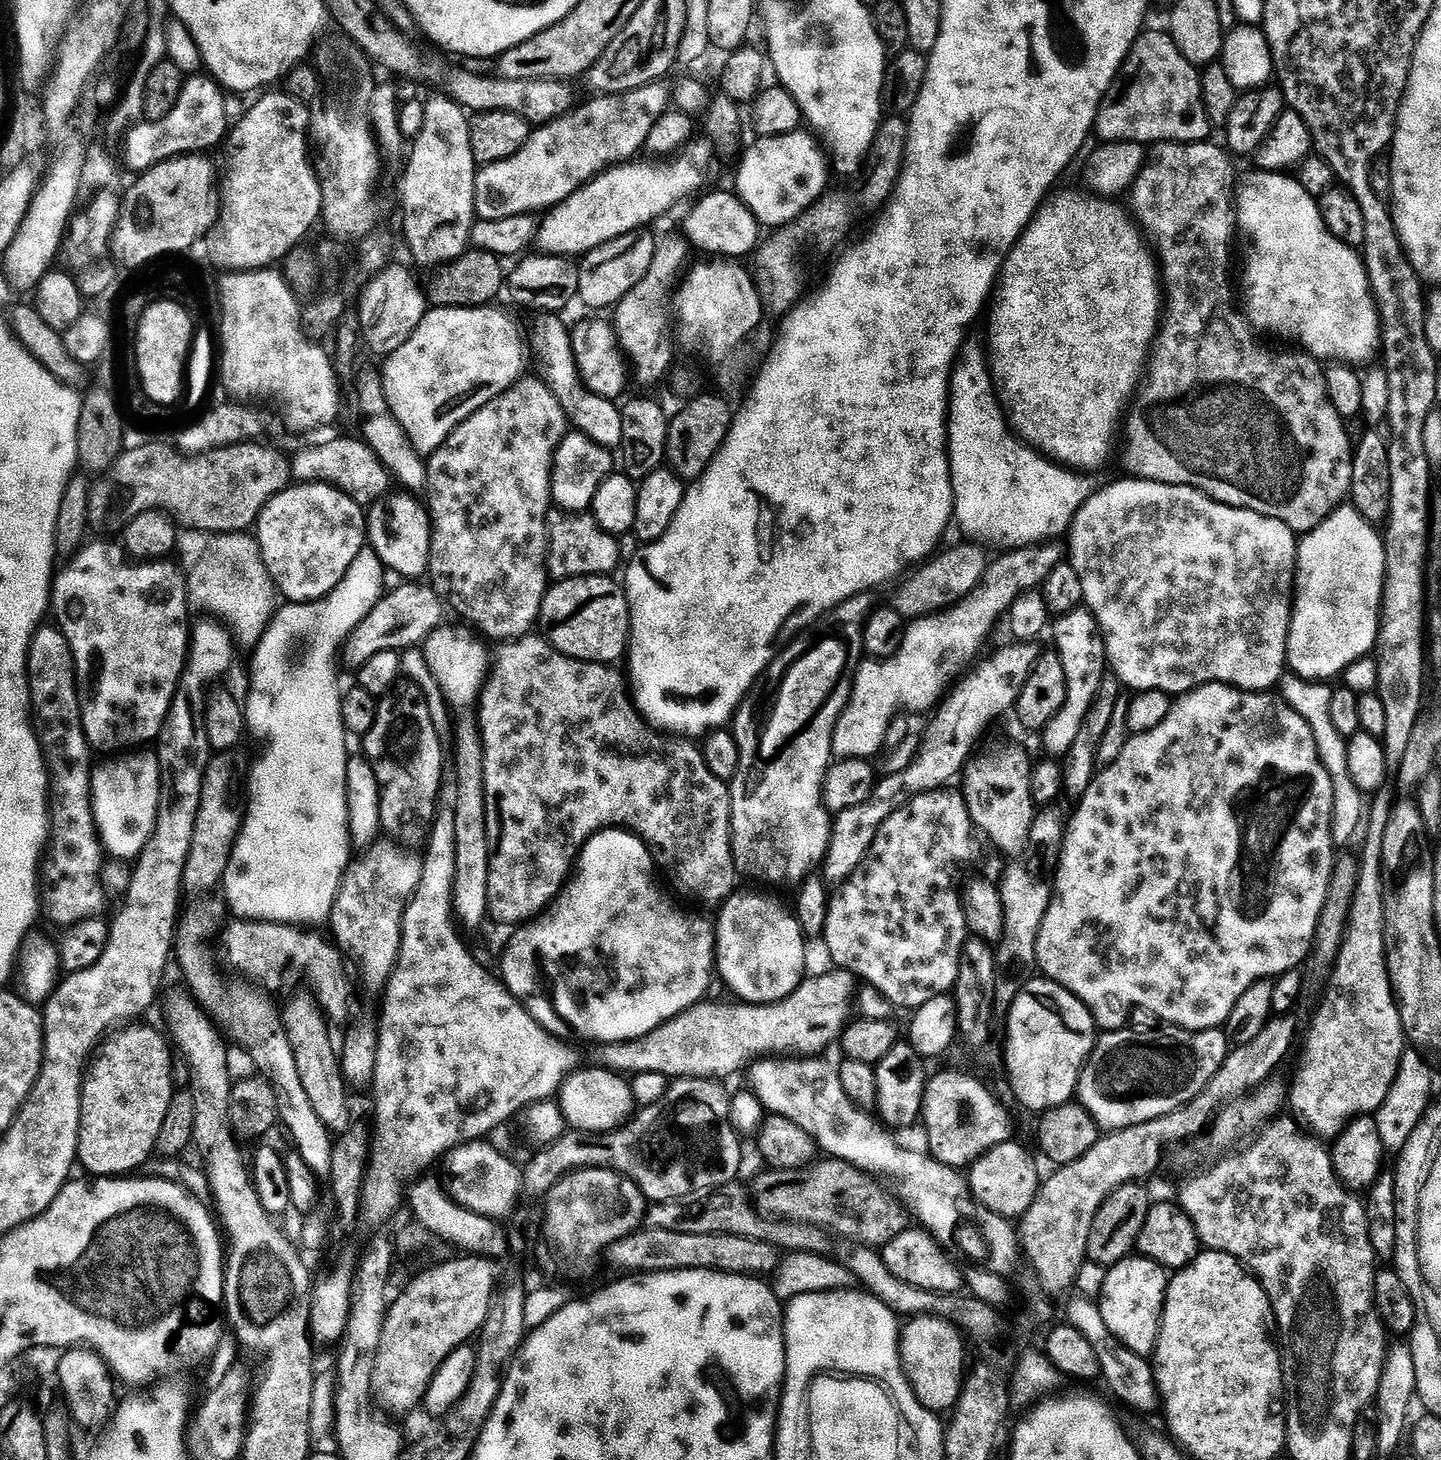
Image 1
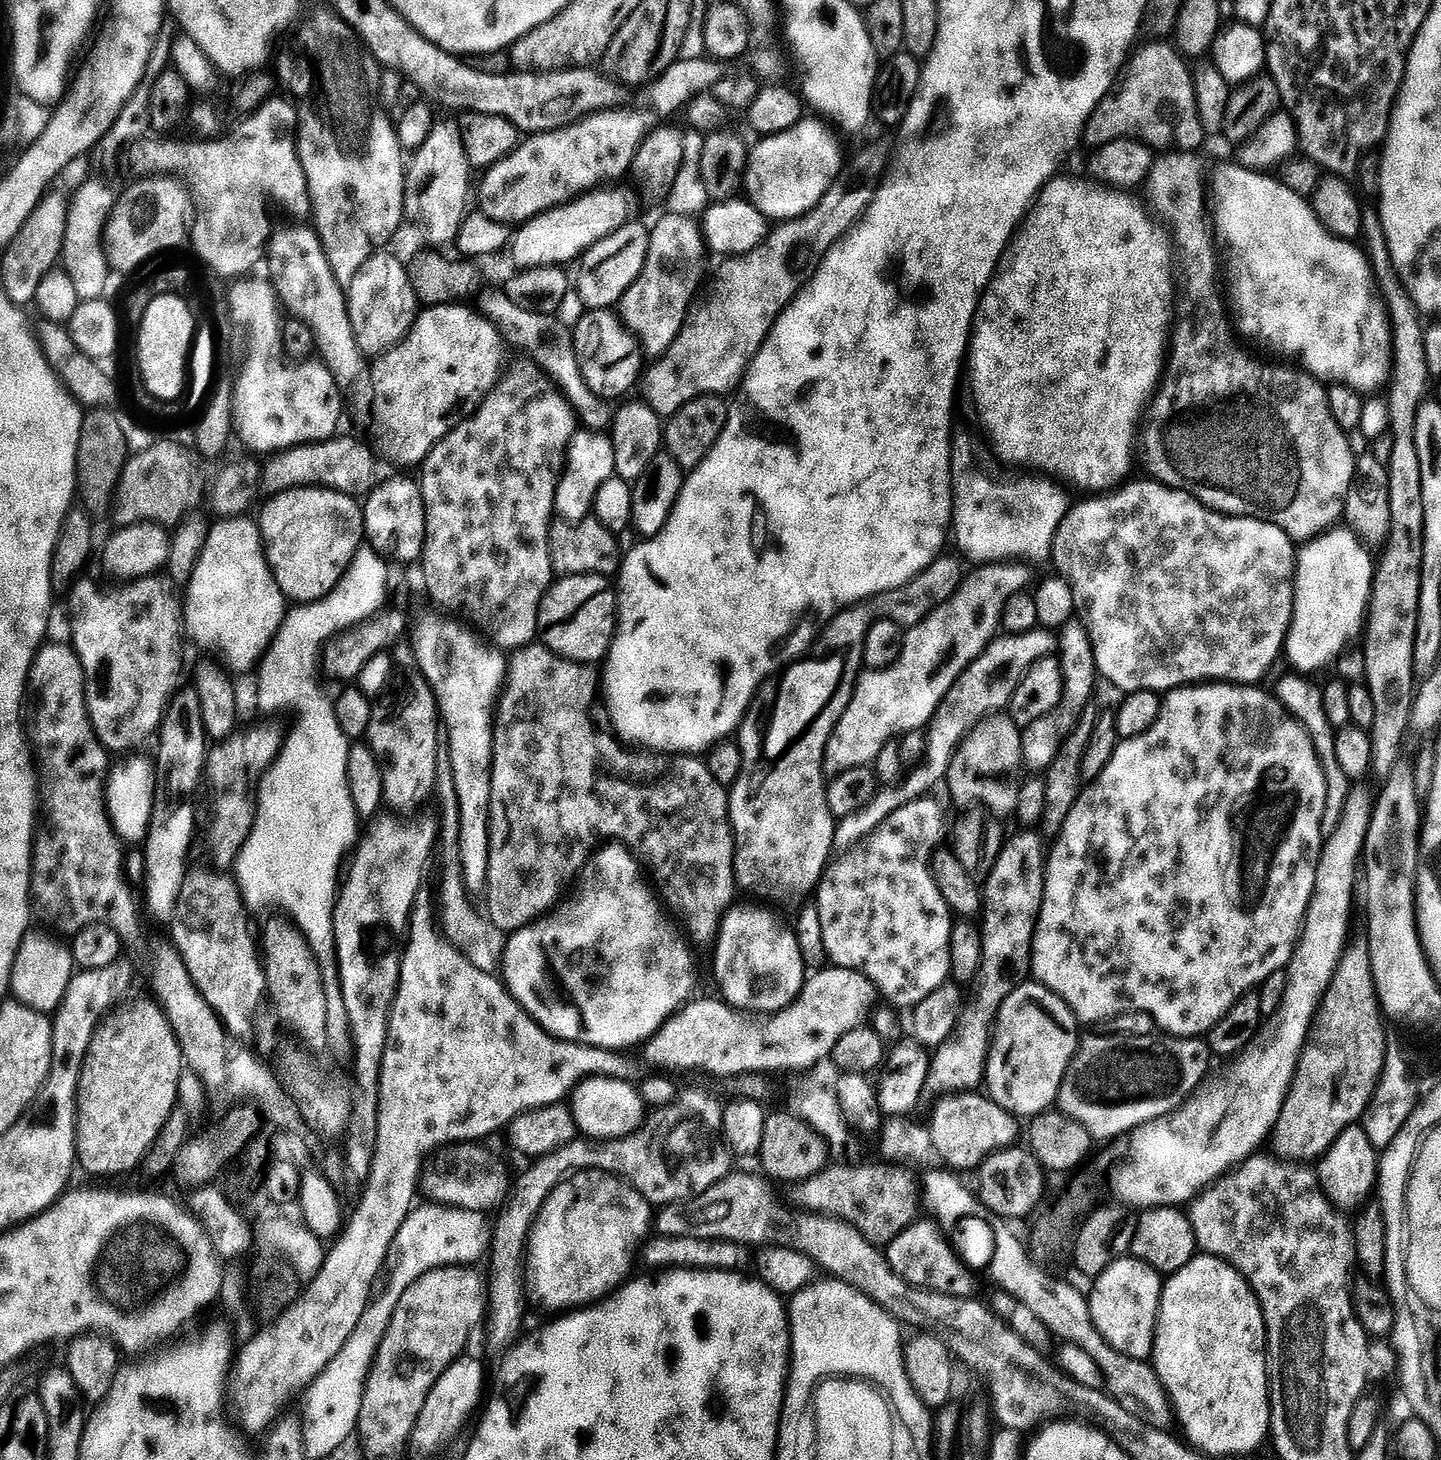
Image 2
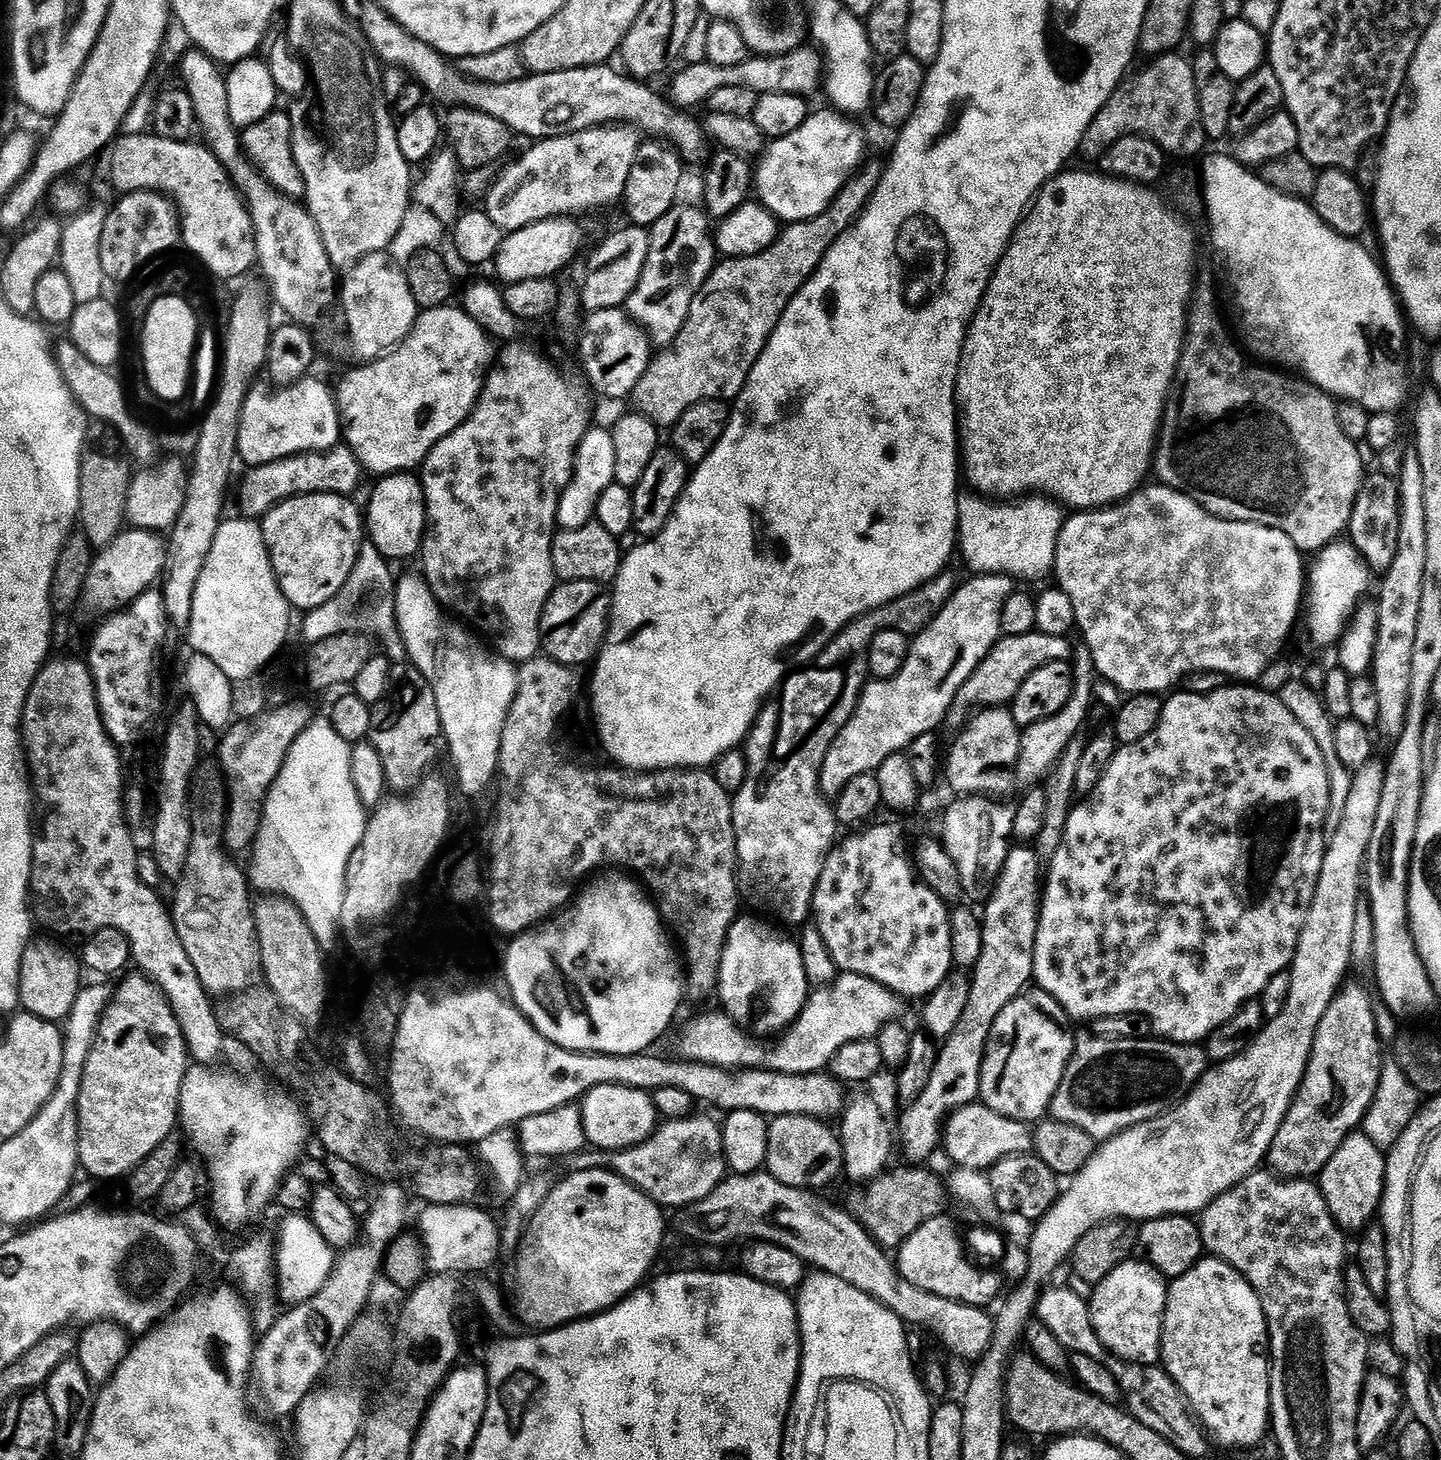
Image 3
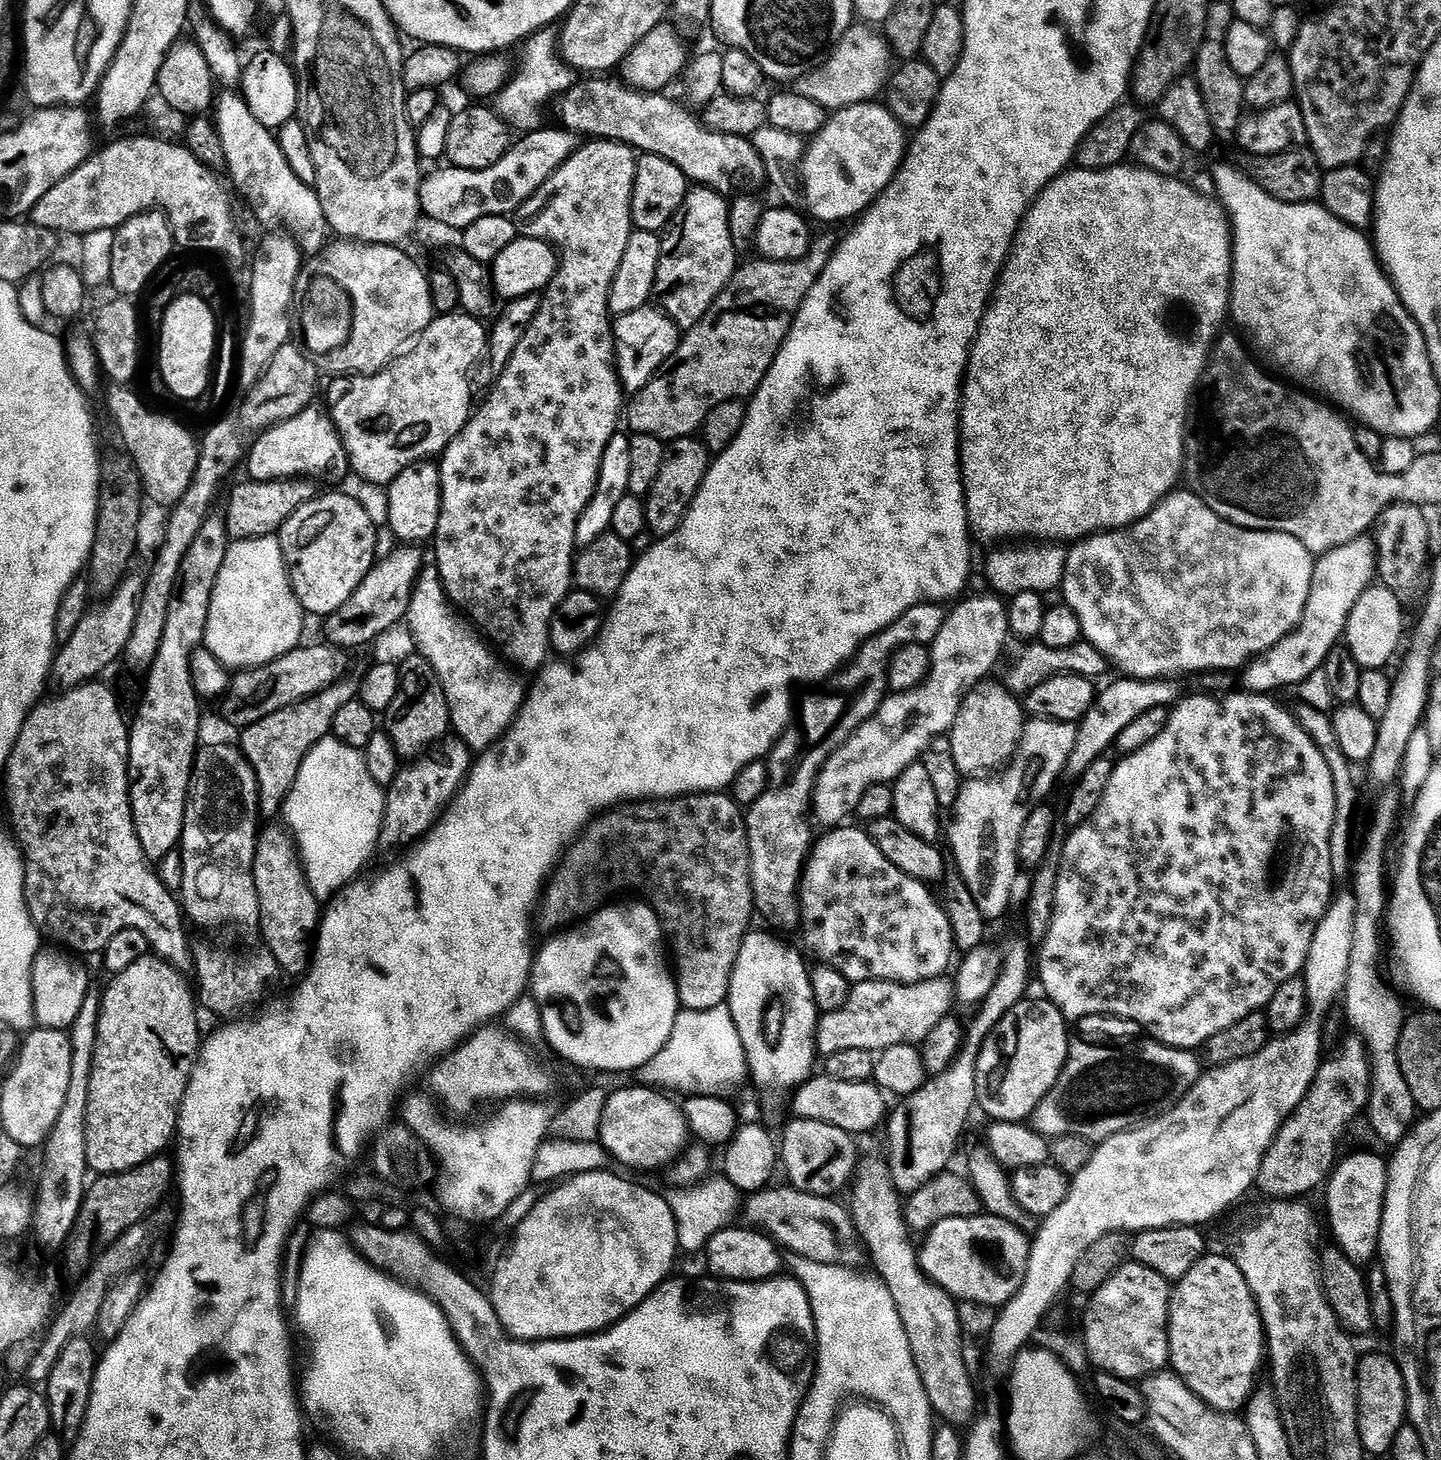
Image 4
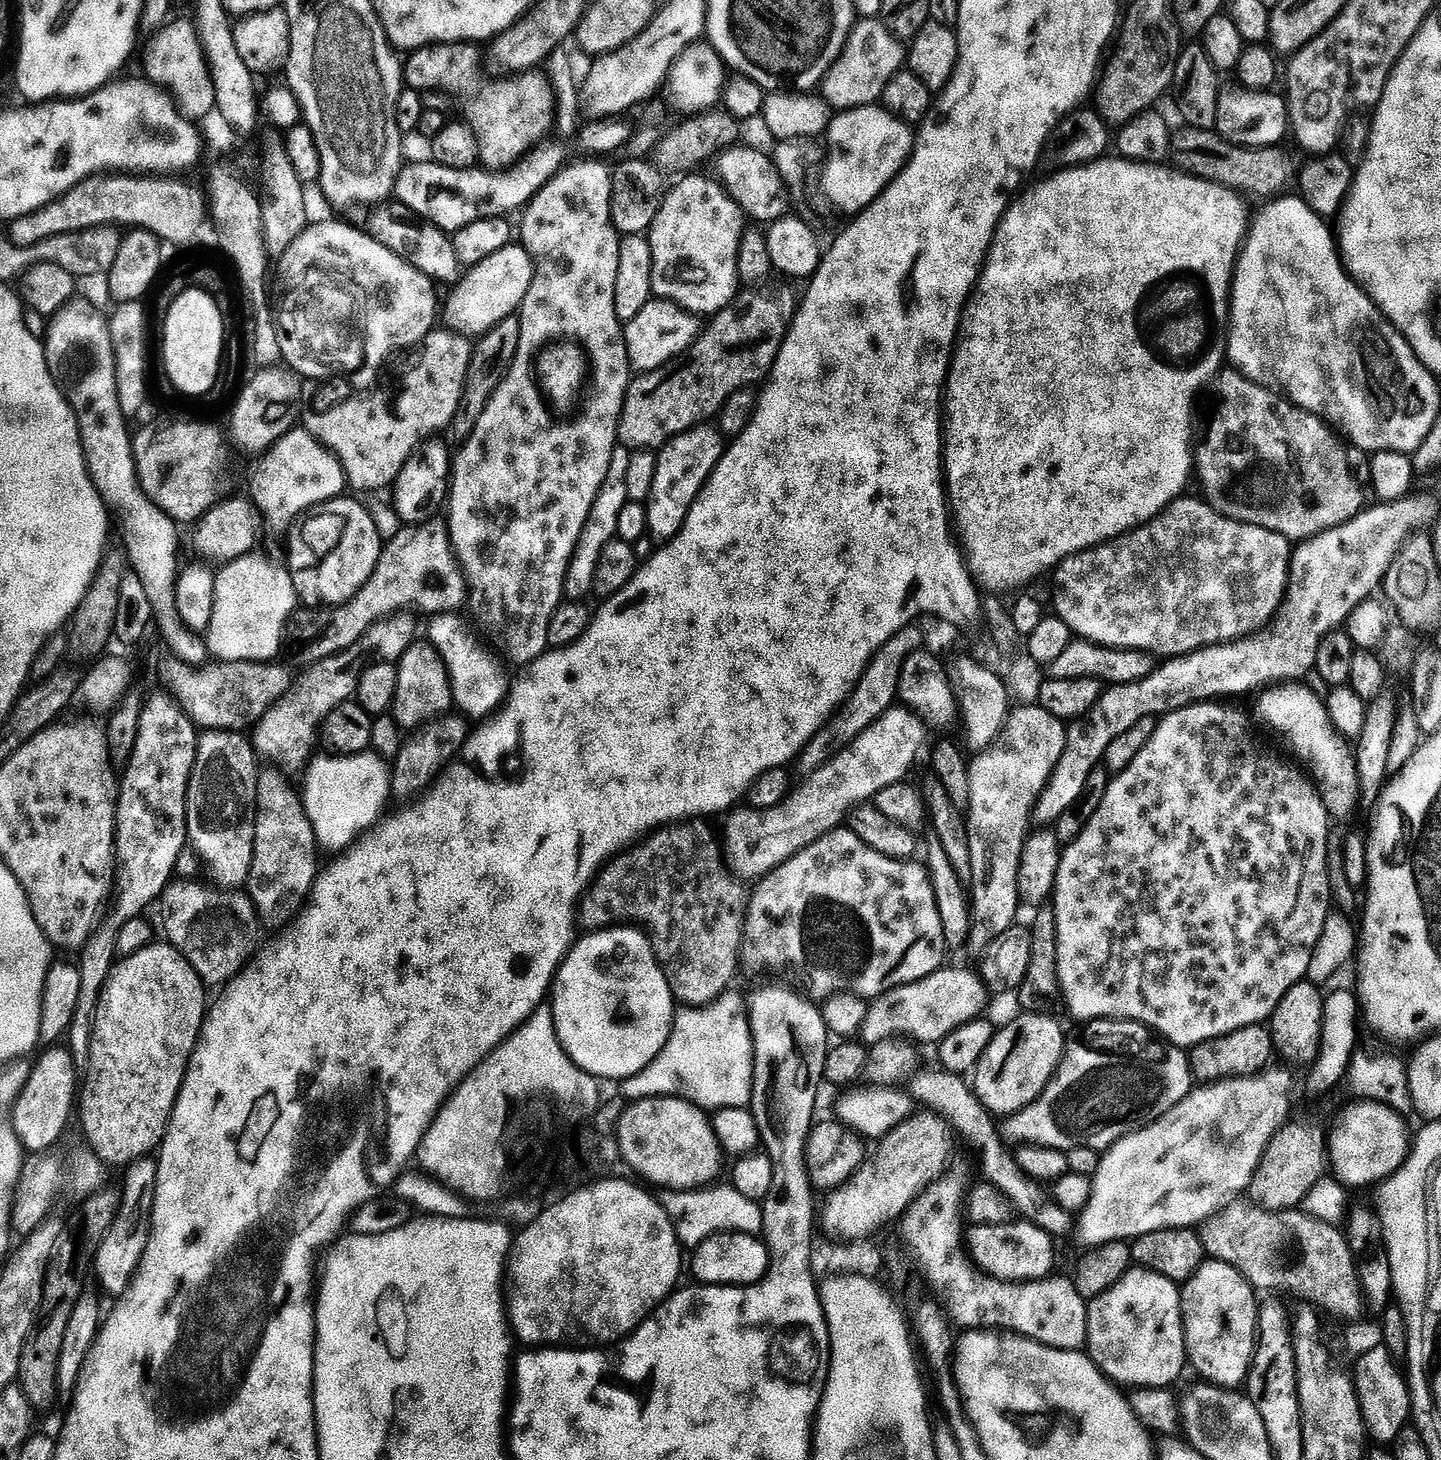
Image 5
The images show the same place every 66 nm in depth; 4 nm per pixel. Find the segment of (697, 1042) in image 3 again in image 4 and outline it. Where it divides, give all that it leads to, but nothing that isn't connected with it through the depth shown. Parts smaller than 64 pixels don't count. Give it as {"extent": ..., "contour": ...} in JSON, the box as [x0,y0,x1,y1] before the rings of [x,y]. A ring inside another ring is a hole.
{"extent":[816,978,954,1058],"contour":[[[948,978],[923,980],[917,984],[895,984],[892,980],[867,980],[861,984],[852,984],[847,1002],[840,1009],[825,1012],[819,1017],[816,1026],[816,1051],[827,1058],[839,1051],[864,1050],[881,1054],[888,1047],[898,1044],[920,1046],[940,1022],[950,1016],[954,1007],[953,981]]]}

